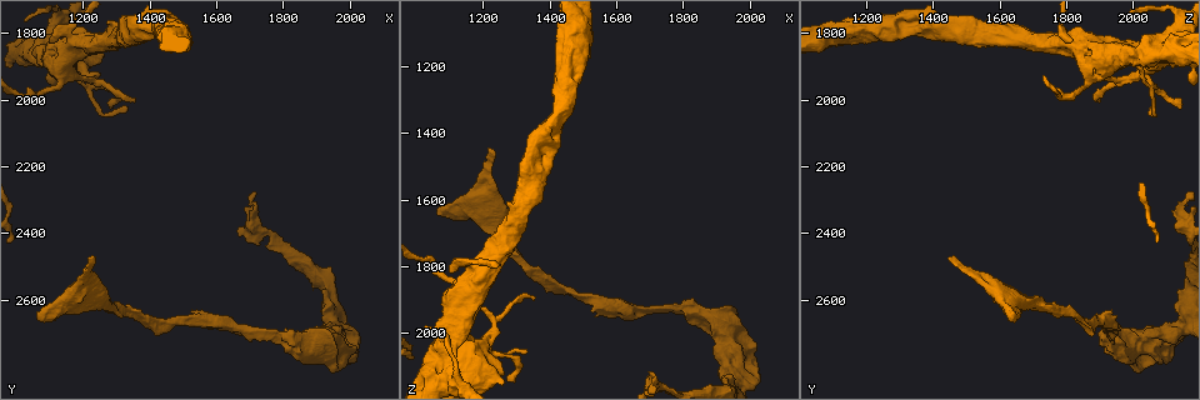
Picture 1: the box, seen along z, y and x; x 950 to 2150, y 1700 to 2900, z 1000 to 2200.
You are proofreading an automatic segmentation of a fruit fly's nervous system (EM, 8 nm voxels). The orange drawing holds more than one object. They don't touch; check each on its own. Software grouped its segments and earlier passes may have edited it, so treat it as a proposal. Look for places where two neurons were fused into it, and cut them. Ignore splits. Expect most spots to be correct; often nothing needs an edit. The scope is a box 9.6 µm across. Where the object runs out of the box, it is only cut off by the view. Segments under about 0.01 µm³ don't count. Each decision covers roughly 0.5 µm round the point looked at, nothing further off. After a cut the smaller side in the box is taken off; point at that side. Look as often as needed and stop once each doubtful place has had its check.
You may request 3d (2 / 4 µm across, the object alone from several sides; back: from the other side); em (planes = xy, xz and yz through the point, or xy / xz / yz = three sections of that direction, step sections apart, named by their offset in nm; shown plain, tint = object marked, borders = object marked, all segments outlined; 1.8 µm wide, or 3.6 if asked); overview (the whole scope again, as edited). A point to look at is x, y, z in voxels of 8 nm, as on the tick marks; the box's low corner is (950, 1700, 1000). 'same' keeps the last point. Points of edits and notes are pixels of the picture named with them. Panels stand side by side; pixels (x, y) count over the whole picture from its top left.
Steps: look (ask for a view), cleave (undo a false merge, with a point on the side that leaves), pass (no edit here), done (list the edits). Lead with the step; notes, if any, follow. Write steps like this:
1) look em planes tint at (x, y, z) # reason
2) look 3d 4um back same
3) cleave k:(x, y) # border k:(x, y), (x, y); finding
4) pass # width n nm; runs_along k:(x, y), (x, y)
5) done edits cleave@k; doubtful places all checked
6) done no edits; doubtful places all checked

look 3d 2um at (1210, 2530, 1530) # thick turns thin

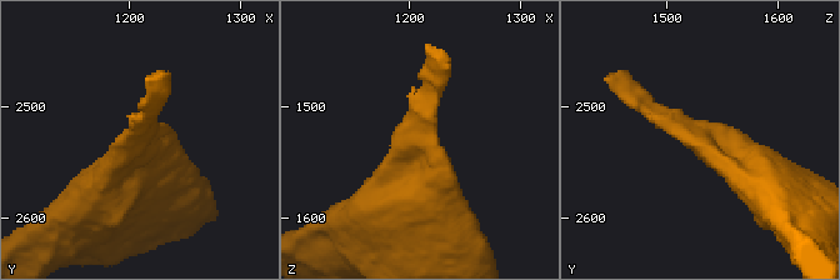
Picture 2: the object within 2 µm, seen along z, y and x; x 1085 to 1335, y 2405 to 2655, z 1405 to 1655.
look em planes tint at (1206, 2526, 1520)

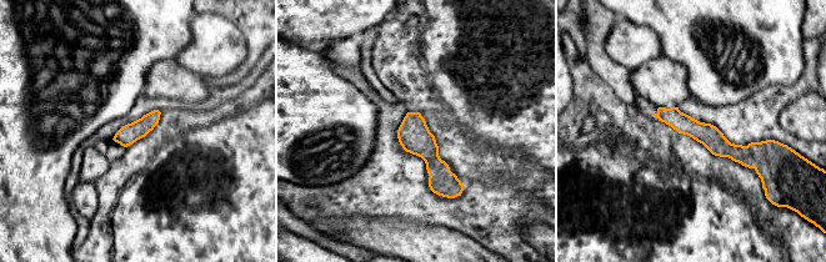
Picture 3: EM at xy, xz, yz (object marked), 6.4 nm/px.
pass # width 130 nm; runs_along 3:(657, 114), (727, 150), (770, 145); continuous, no second neuron

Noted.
look 3d 4um at (1130, 1910, 1880) # calibre changes

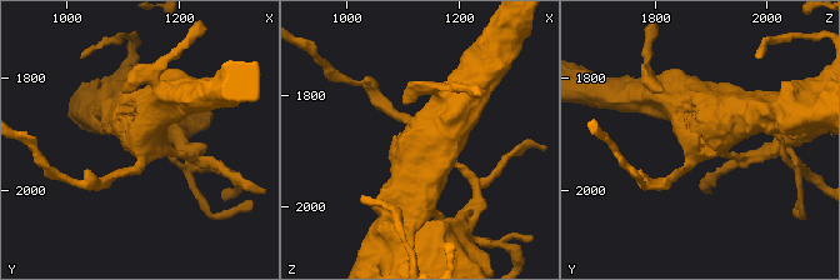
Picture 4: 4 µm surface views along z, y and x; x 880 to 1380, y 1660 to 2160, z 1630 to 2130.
look em 3.6um yz step 4 tint at (1135, 1915, 1880)

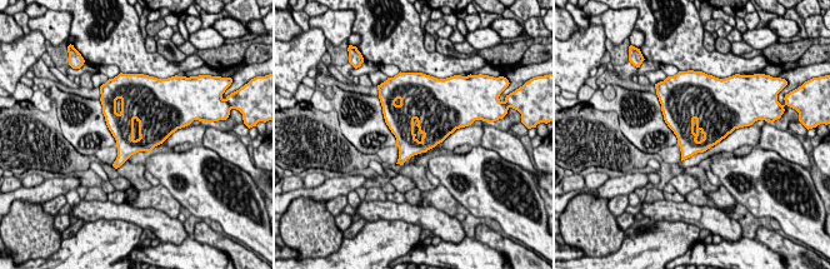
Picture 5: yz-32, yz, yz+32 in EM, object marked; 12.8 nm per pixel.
look em 3.6um planes tint same

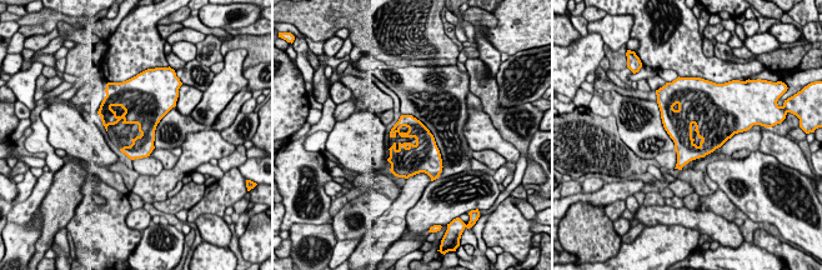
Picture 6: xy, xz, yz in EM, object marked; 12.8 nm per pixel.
pass # width 280 nm; one neuron here

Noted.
look em 3.6um xy step 8 tint at (1210, 1920, 2020) # a fork

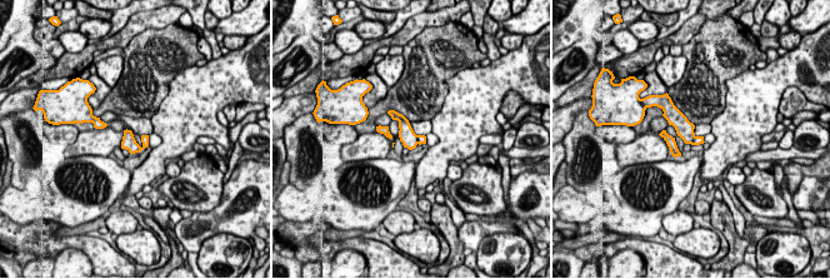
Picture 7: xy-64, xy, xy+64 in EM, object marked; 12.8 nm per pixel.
cleave 7:(409, 139) # two neurons meet here

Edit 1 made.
look overview

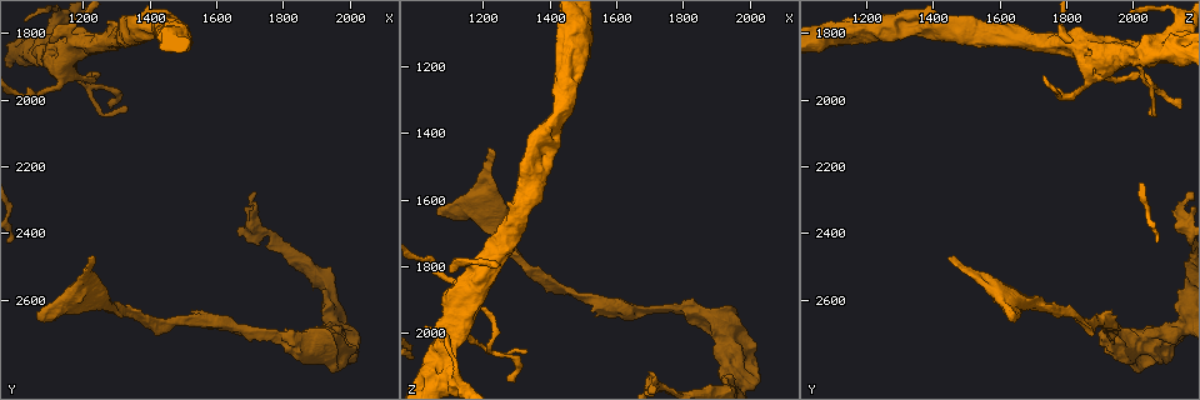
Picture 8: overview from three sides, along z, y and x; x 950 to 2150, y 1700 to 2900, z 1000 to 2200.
look em 3.6um planes tint at (1060, 1860, 2110) # abrupt turn

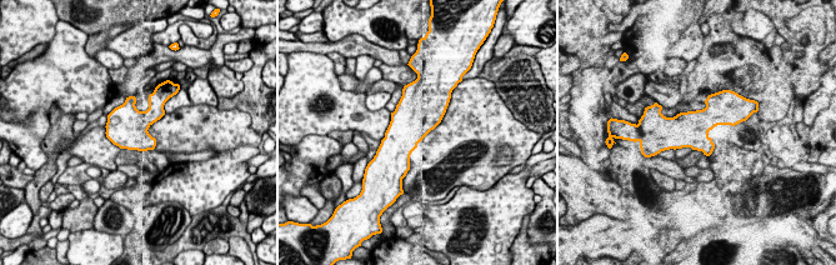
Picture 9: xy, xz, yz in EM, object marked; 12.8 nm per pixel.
pass # width 460 nm; all the same neuron

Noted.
look em 3.6um xy step 16 plain at (1175, 1915, 1925) # thick turns thin

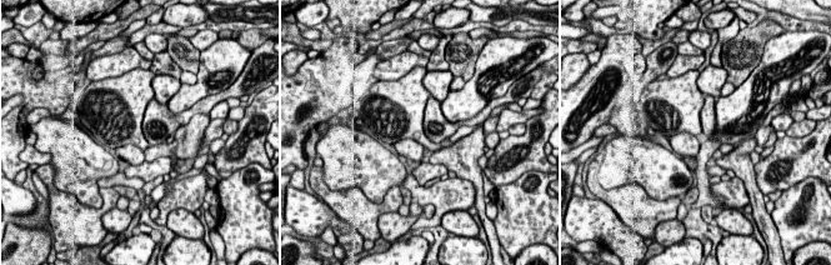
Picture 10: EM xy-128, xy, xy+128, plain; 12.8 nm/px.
look em 3.6um xy step 16 tint same # with the object marked

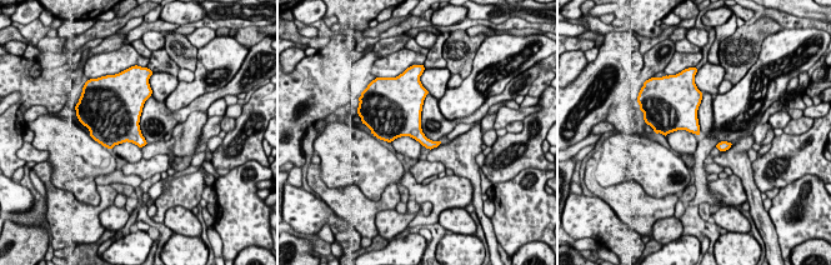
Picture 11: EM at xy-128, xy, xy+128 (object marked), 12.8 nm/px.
pass # all the same neuron

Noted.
look em planes plain at (1950, 2700, 2100) # sudden change in width

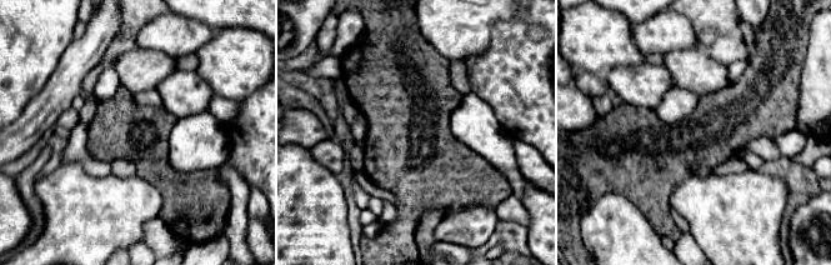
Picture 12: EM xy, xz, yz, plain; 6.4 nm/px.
look em planes tint same

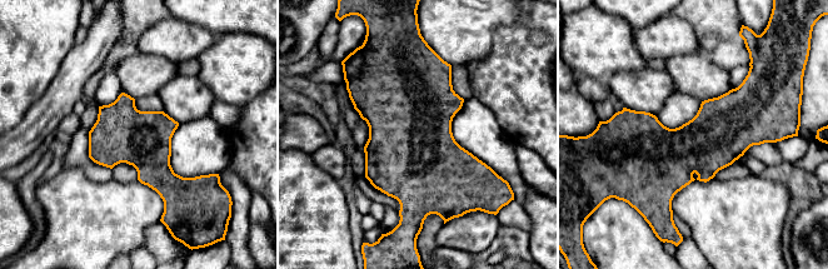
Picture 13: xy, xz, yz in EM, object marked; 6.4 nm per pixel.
pass # continuous, no second neuron

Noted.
done edits cleave@7; doubtful places all checked

